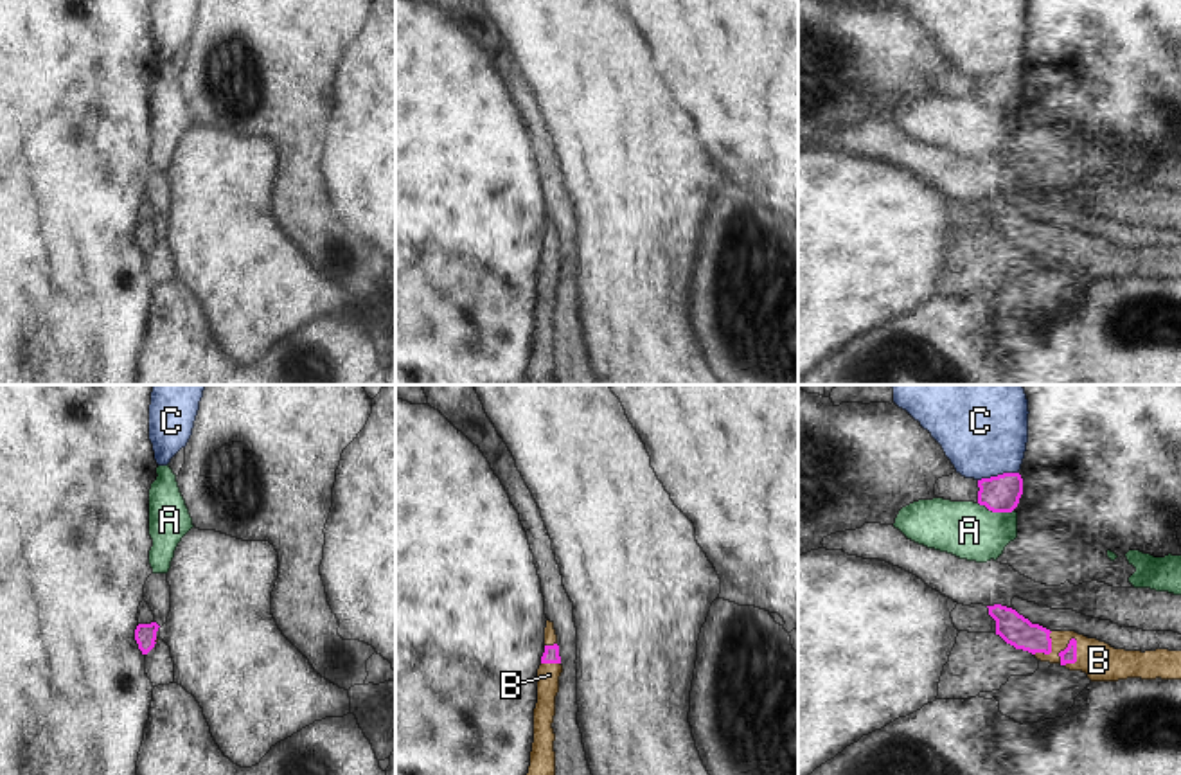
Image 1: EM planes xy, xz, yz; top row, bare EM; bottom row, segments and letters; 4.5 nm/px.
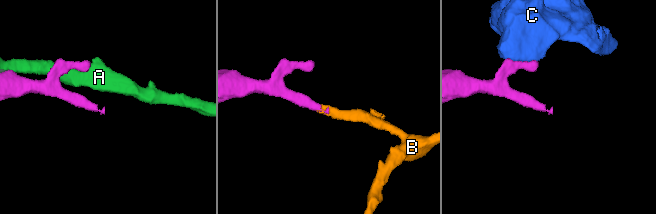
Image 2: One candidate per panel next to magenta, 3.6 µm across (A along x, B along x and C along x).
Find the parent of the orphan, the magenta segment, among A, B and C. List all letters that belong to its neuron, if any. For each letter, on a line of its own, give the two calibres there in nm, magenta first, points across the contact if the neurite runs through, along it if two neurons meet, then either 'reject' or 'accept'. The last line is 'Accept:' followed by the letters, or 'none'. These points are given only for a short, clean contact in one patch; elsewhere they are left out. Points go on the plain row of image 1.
A: 170/260 nm | reject
B: 70/170 nm | across yz (1068, 252), (1075, 252), (1090, 252), (1099, 258) | accept
C: 170/340 nm | reject
Accept: B

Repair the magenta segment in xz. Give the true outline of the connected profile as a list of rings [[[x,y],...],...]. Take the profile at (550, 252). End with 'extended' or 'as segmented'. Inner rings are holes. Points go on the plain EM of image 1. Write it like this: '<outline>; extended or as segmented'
[[[546,218],[545,250],[537,266],[537,300],[534,306],[534,340],[530,363],[525,376],[527,385],[552,385],[555,374],[555,331],[552,325],[555,313],[555,293],[559,290],[559,273],[563,270],[557,232],[554,219]]]; extended

